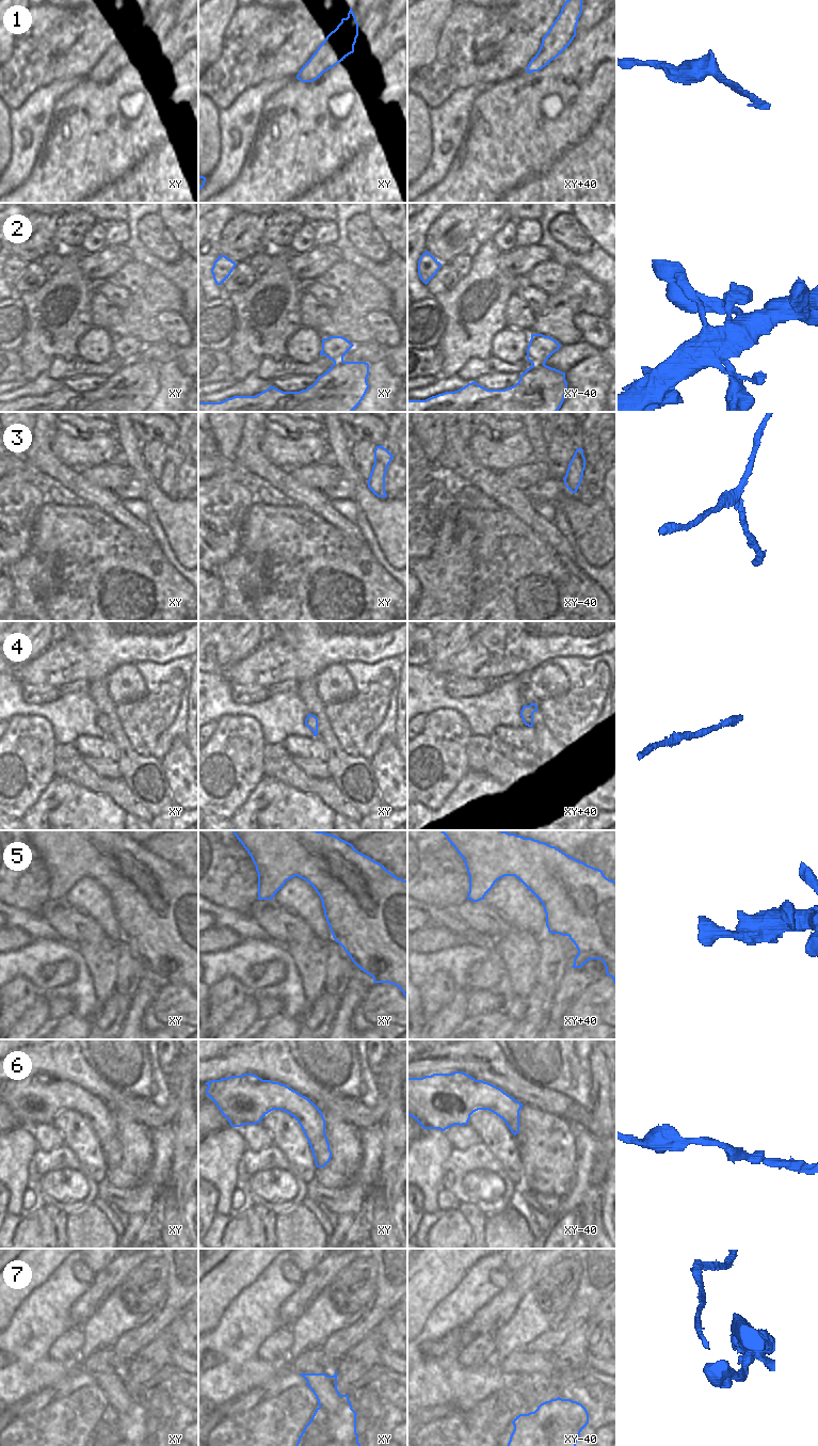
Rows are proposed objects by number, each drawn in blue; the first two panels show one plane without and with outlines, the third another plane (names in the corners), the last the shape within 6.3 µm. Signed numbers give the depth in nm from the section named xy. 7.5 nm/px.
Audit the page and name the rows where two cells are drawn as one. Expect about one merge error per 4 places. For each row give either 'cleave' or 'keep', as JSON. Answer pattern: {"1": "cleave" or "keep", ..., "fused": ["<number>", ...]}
{"1": "keep", "2": "keep", "3": "keep", "4": "keep", "5": "keep", "6": "keep", "7": "cleave", "fused": ["7"]}

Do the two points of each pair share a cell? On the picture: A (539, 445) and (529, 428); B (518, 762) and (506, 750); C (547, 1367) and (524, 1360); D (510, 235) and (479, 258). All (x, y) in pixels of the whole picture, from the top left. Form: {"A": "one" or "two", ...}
{"A": "one", "B": "one", "C": "one", "D": "two"}

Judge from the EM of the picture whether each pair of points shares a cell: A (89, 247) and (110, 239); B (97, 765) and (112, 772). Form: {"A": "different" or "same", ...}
{"A": "different", "B": "same"}

